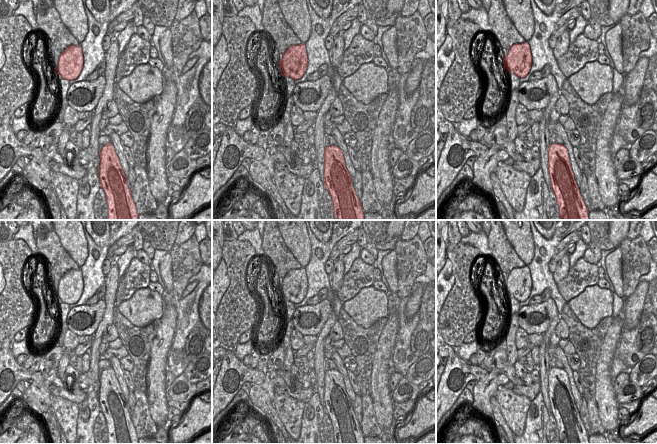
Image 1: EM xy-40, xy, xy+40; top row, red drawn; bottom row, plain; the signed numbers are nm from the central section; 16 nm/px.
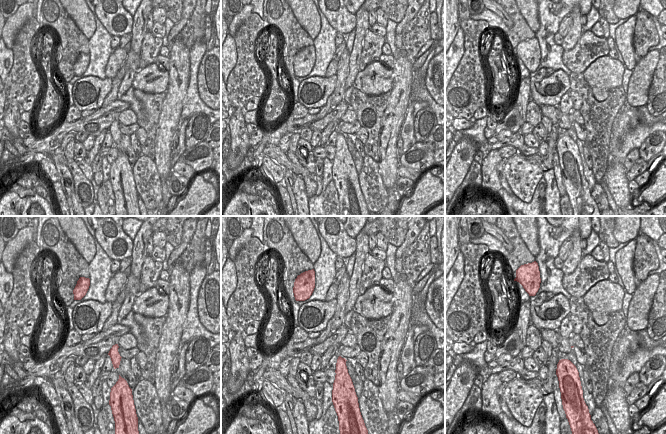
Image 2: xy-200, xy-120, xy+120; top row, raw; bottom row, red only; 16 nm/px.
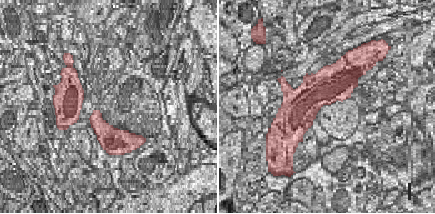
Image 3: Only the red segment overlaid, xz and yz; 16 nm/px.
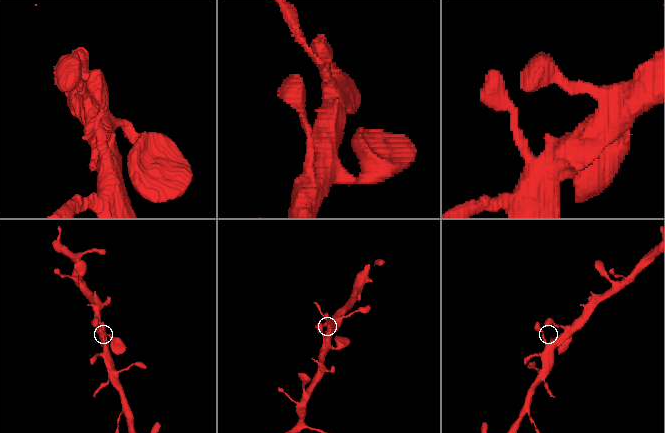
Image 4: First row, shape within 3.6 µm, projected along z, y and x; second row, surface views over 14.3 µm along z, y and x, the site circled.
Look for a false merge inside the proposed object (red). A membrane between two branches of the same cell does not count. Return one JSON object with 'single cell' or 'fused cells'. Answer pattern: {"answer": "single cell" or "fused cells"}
{"answer": "single cell"}

